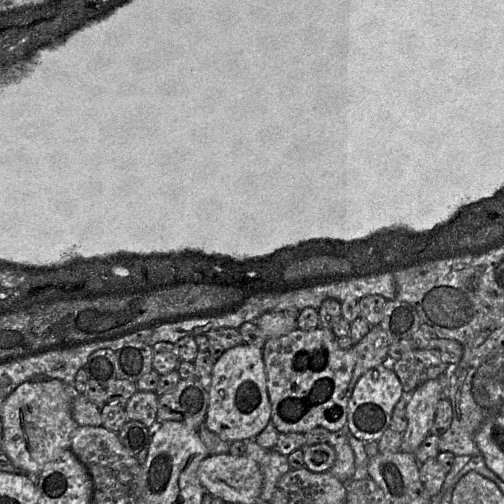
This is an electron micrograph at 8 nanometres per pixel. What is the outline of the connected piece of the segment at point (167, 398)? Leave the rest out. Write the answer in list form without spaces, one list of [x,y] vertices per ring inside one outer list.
[[[180,379],[177,385],[158,396],[156,420],[179,421],[188,428],[198,430],[204,423],[208,407],[208,390],[200,380]]]

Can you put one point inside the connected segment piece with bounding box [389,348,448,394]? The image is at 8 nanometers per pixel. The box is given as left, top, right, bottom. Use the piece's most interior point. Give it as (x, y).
(413, 370)

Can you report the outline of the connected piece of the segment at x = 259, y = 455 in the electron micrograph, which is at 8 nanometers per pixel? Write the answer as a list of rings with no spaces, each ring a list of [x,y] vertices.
[[[255,439],[248,441],[245,455],[253,459],[262,472],[263,484],[260,499],[270,502],[279,479],[291,469],[287,456],[275,449],[262,448]]]

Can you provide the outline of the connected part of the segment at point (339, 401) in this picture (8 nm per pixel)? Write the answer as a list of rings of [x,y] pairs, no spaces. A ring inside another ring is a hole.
[[[380,325],[371,327],[367,335],[349,349],[338,345],[338,338],[321,326],[312,330],[295,328],[286,335],[267,339],[262,348],[267,388],[271,403],[271,422],[279,433],[305,432],[320,426],[330,432],[347,425],[348,403],[359,378],[368,370],[383,364],[388,357],[389,339]]]

